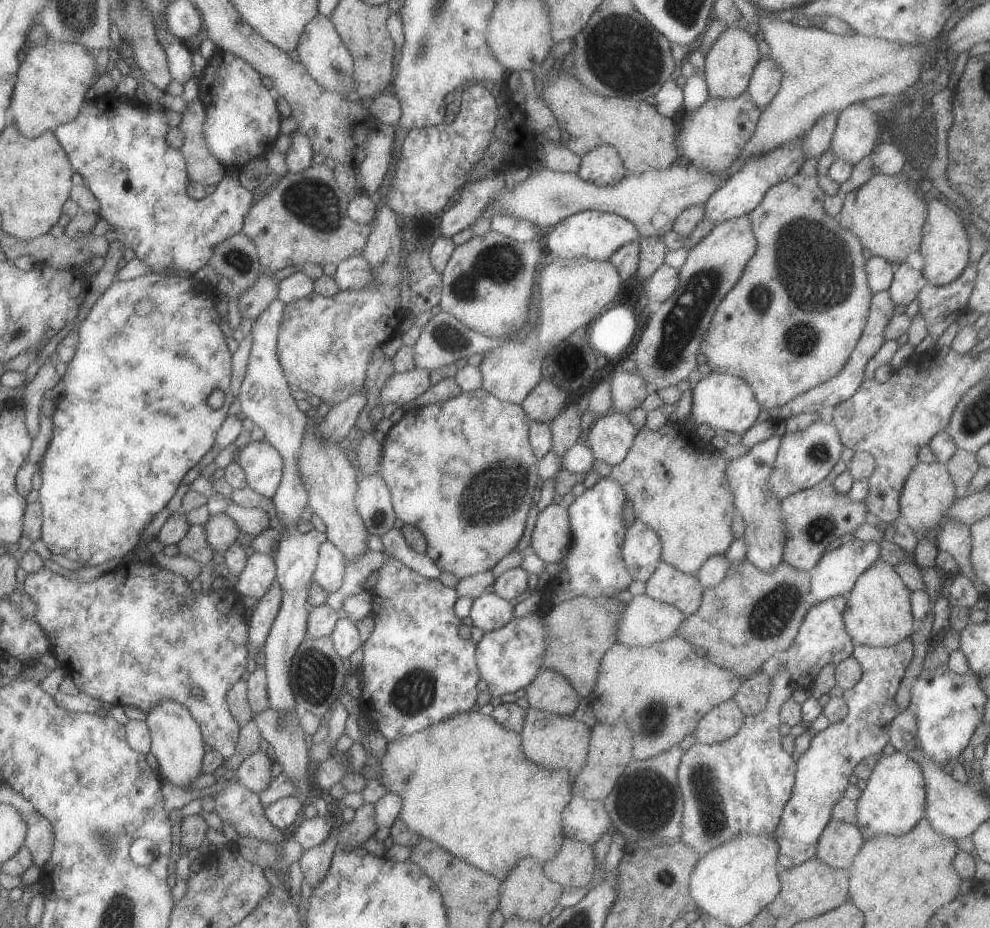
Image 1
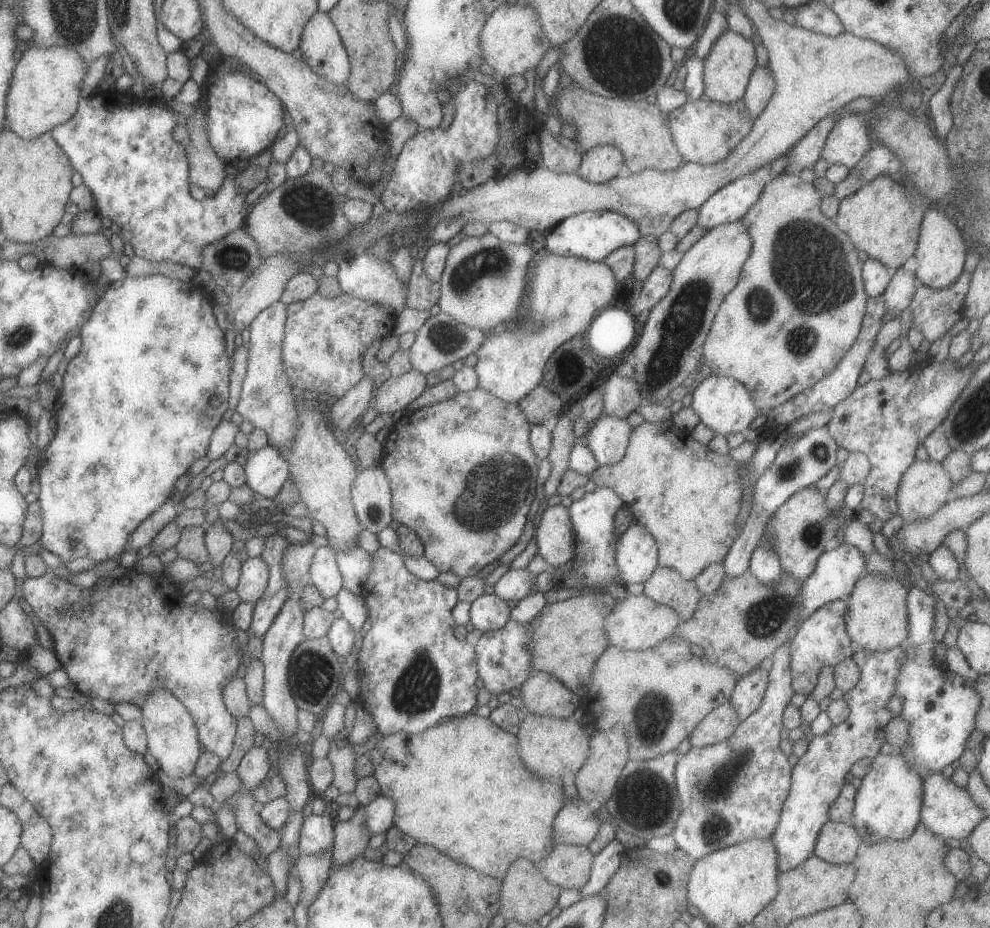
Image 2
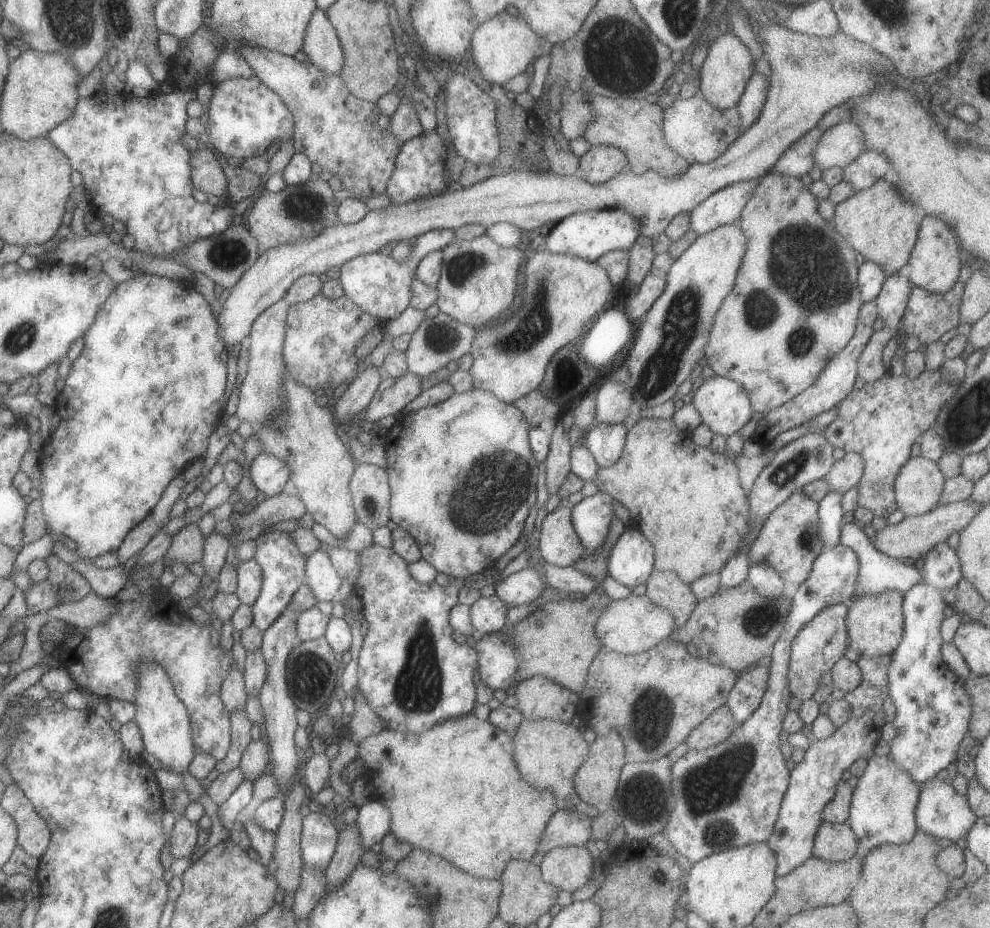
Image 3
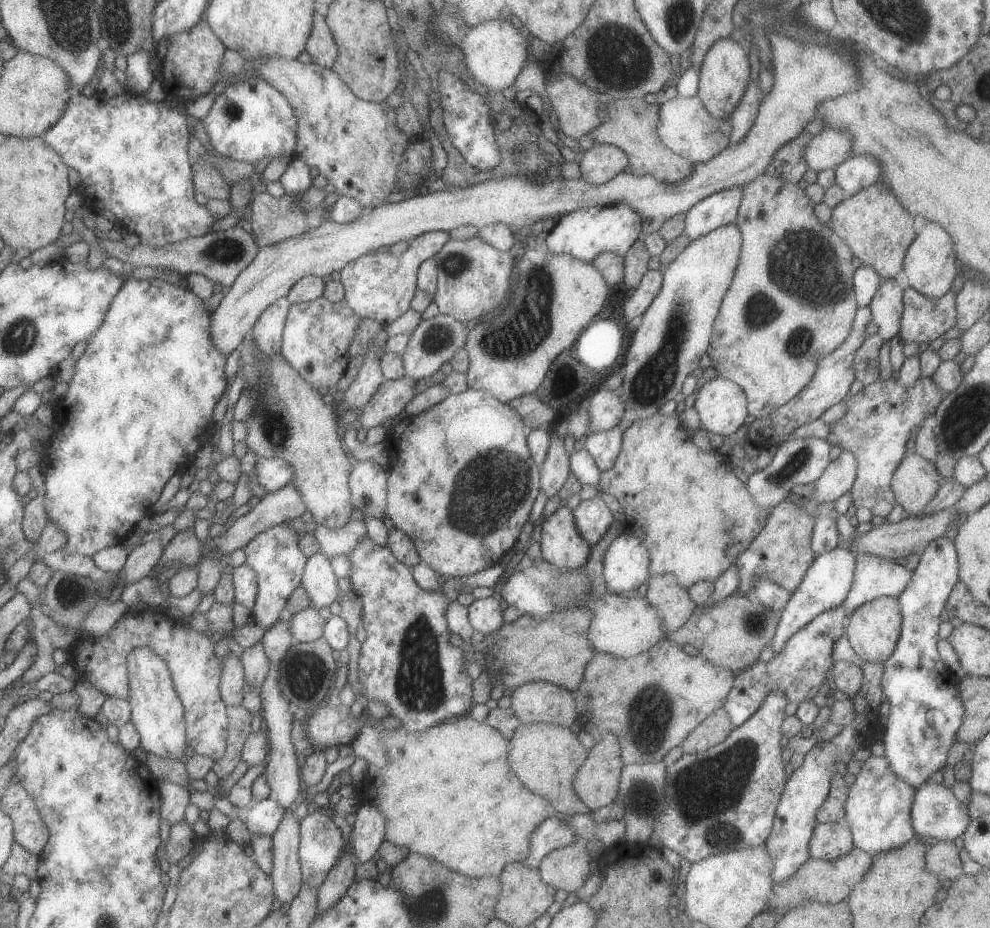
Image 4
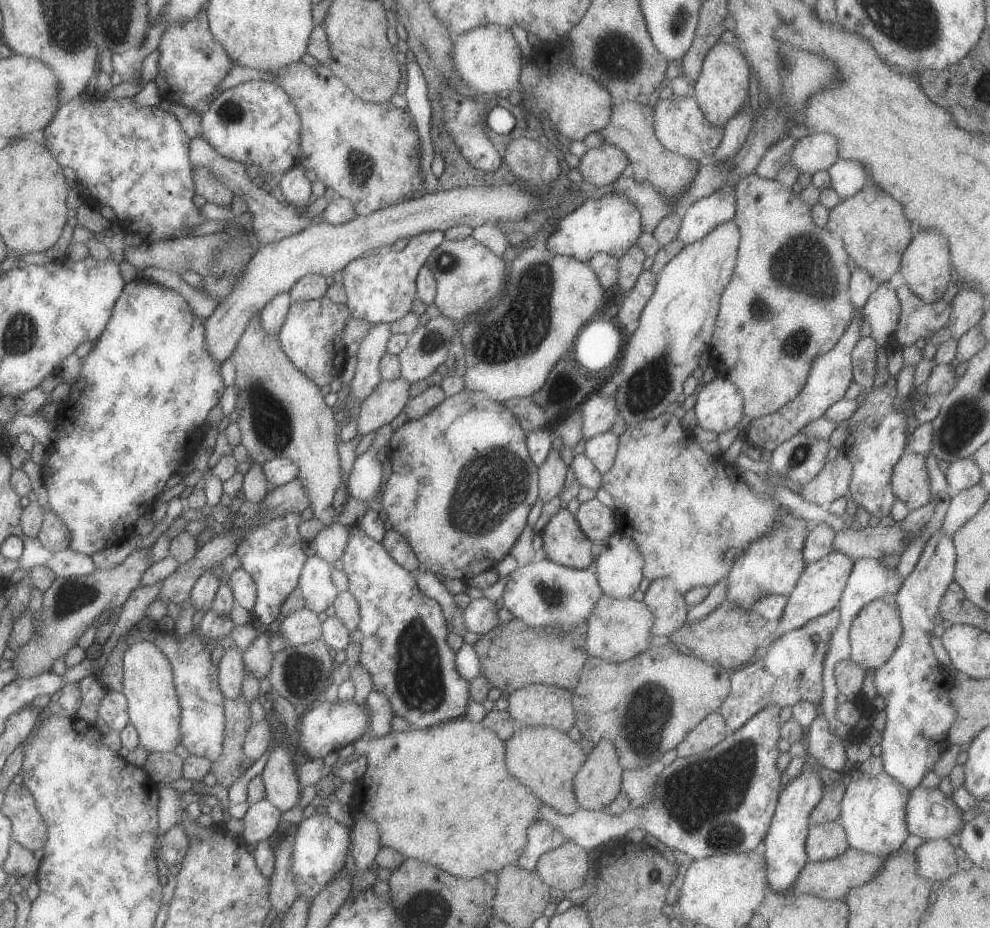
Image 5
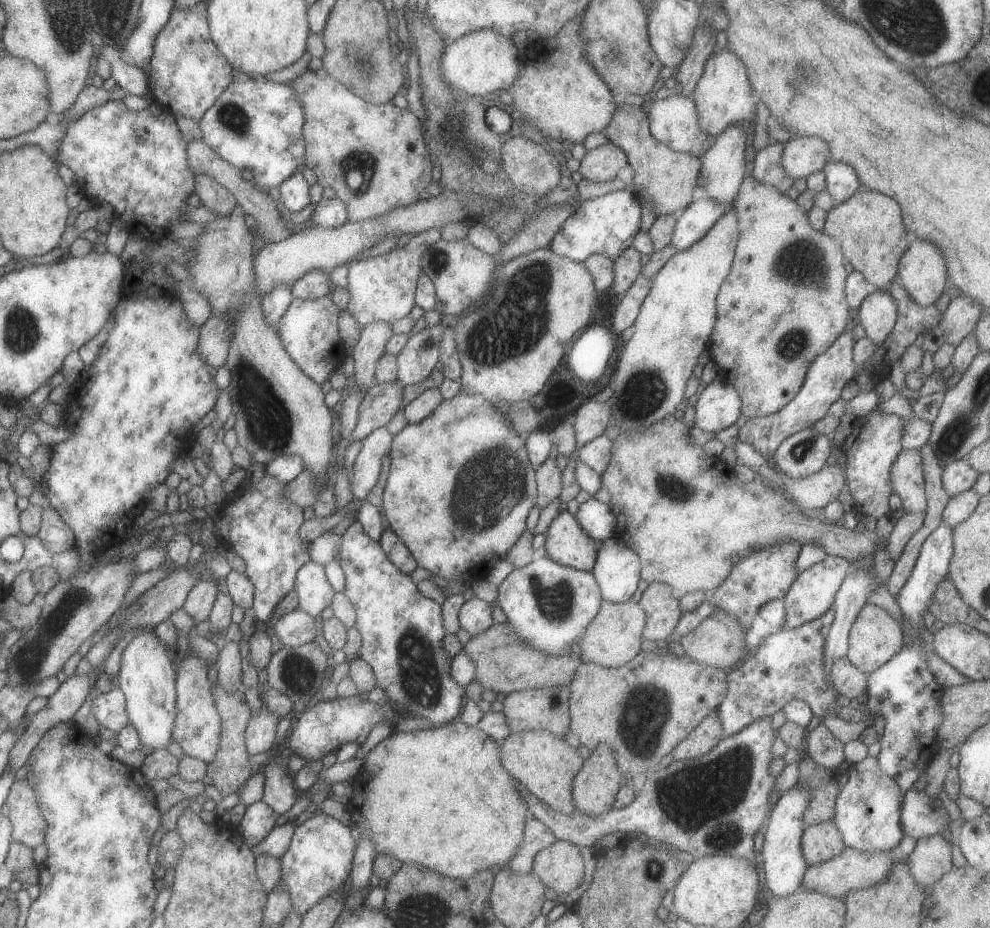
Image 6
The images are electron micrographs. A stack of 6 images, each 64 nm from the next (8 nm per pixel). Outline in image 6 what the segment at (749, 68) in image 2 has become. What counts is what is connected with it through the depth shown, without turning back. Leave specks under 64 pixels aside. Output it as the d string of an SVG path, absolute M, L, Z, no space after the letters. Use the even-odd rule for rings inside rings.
M726 47L710 54L691 96L698 110L700 130L716 139L726 128L734 124L747 131L756 120L756 102L752 98L752 88L746 76L746 68L730 48Z

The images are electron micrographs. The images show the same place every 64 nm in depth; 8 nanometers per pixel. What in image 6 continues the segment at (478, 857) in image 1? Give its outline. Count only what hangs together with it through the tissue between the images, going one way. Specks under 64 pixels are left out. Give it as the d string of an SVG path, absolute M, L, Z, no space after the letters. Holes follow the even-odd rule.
M459 718L445 725L426 726L426 729L400 731L400 733L392 732L387 738L379 742L370 753L366 754L367 761L364 764L364 770L354 778L352 783L354 796L345 804L345 810L350 815L349 824L357 835L368 836L372 840L376 855L388 854L402 863L414 862L414 864L426 866L426 868L448 878L468 878L474 876L476 872L493 870L495 867L503 869L508 866L510 858L514 858L514 854L522 846L524 829L530 816L530 810L520 800L520 794L516 792L516 780L502 766L501 756L502 748L494 739L486 736L476 725L468 725Z

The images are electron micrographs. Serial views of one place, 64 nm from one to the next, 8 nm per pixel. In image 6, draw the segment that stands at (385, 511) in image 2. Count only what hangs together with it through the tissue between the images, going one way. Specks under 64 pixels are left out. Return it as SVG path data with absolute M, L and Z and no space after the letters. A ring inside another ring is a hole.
M380 427L366 438L363 438L362 450L354 462L354 476L352 476L351 492L355 499L366 499L378 482L382 460L389 454L393 435Z

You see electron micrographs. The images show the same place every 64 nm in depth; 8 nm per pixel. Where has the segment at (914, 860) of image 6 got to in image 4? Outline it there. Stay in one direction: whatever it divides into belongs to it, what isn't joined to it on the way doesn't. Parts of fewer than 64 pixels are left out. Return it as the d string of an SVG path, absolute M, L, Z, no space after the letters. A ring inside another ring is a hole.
M940 841L934 846L930 845L926 850L926 870L936 874L940 881L948 878L958 880L964 874L959 856L960 847L957 841Z

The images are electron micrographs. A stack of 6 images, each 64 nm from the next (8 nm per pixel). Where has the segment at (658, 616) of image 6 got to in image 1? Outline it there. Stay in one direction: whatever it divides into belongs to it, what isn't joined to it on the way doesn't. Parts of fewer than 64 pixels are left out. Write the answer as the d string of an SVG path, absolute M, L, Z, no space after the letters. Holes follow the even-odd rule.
M660 561L646 581L646 595L676 606L686 618L702 604L704 588L697 575L687 575L671 564Z

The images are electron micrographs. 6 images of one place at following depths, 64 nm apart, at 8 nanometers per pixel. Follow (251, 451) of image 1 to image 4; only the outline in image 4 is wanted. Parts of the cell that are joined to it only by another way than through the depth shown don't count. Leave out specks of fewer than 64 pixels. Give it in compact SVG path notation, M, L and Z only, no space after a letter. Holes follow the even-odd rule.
M259 457L254 468L258 483L266 492L276 492L292 481L294 470L282 458Z

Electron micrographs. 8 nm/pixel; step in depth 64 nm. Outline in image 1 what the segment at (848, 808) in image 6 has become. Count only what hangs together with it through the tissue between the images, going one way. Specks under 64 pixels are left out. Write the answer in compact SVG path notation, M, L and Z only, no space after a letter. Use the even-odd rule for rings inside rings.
M905 753L883 755L874 767L862 796L858 799L858 822L864 841L878 834L908 834L926 812L926 780L921 765Z

